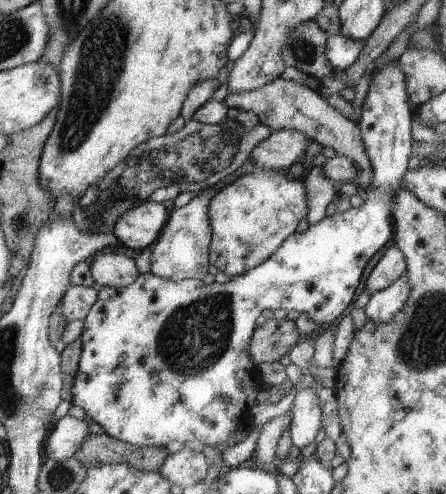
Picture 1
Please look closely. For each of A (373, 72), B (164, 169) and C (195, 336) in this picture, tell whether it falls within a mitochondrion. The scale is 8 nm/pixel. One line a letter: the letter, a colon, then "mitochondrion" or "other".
A: other
B: mitochondrion
C: mitochondrion

